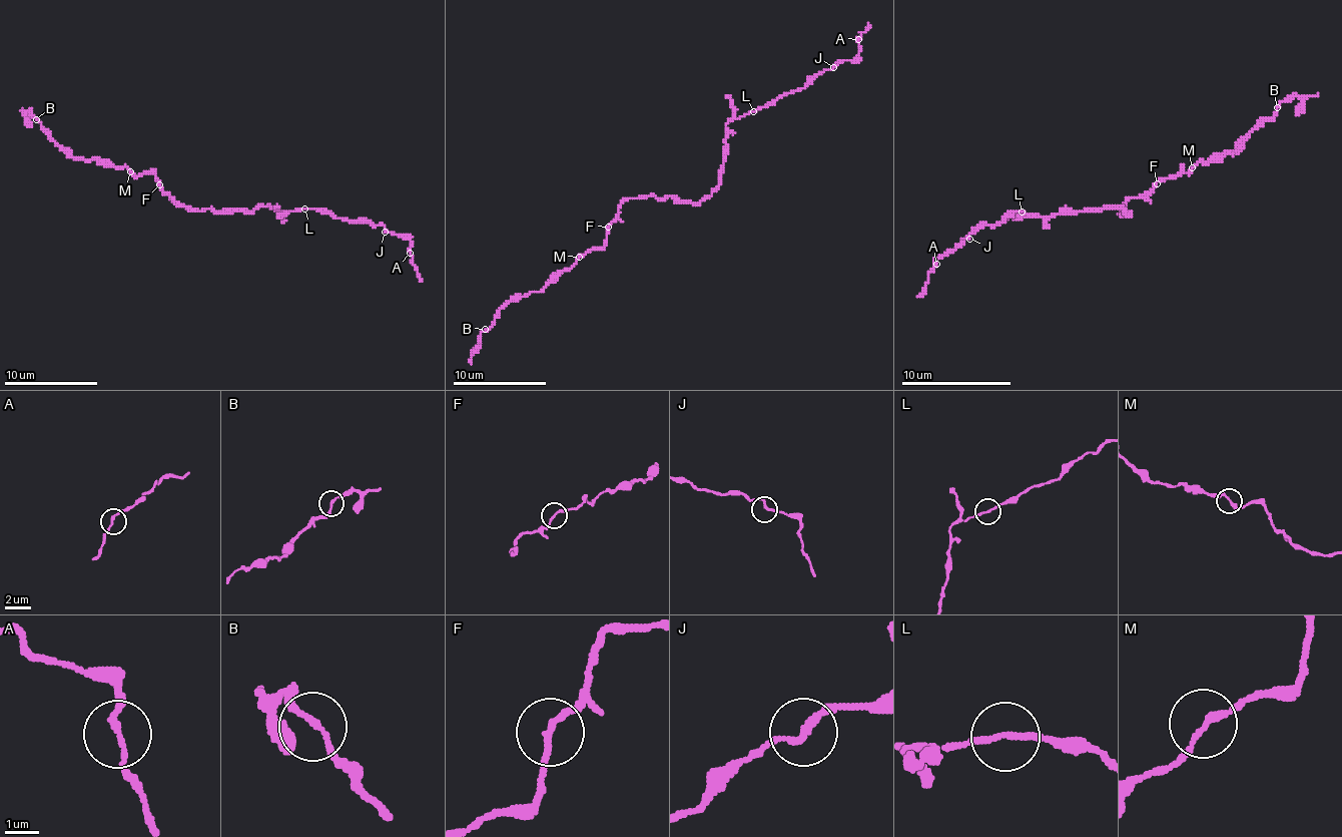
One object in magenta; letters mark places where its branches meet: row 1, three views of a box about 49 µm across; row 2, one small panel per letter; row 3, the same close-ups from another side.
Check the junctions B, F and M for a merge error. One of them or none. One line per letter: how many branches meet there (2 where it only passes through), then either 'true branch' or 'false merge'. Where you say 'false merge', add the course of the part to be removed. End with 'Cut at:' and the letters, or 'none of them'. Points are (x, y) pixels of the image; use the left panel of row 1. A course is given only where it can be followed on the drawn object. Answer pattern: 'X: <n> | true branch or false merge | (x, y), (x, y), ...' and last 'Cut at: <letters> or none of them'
B: 2 | true branch
F: 2 | true branch
M: 2 | true branch
Cut at: none of them

